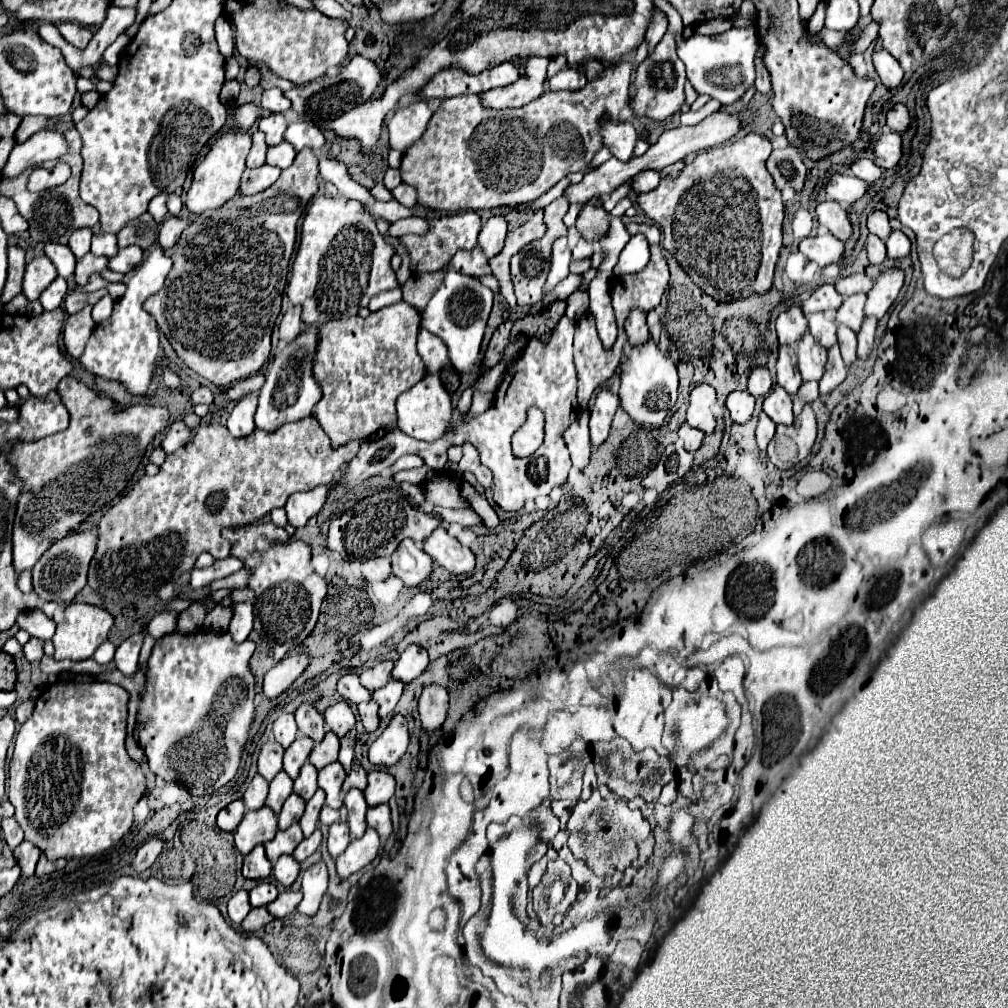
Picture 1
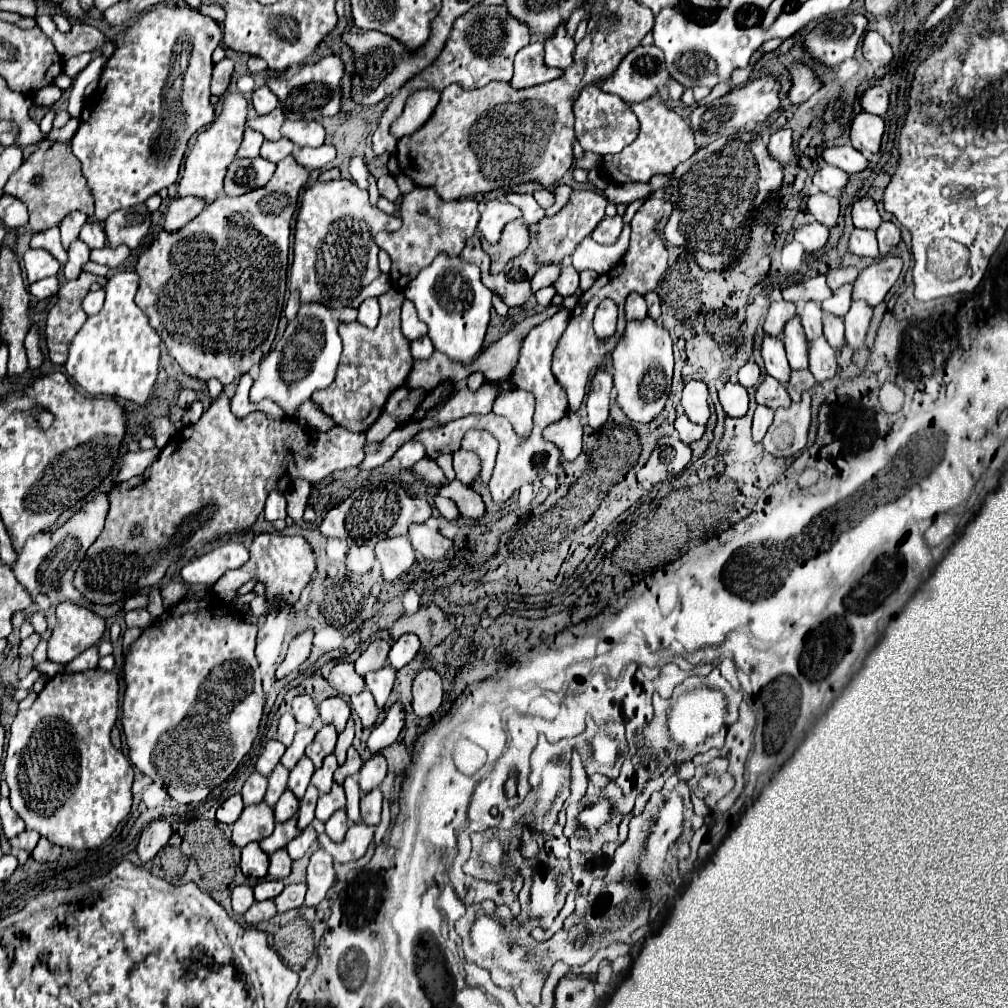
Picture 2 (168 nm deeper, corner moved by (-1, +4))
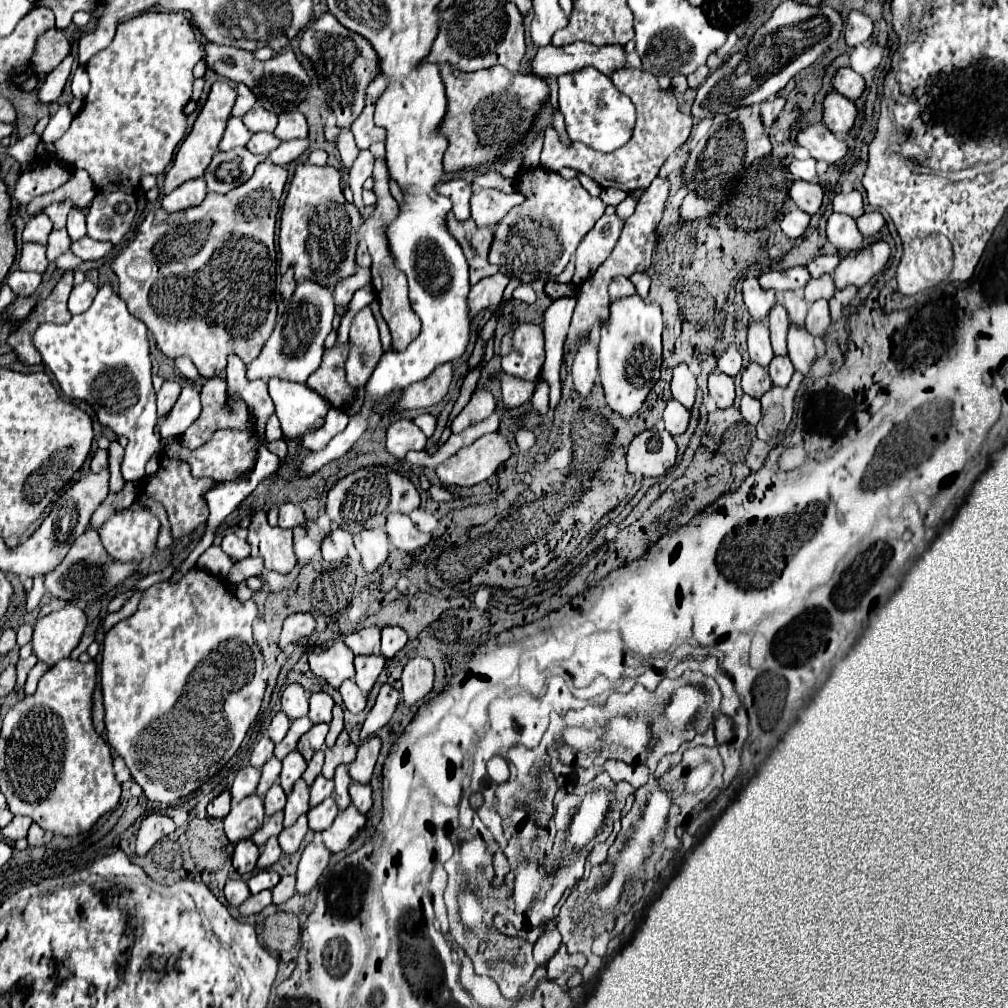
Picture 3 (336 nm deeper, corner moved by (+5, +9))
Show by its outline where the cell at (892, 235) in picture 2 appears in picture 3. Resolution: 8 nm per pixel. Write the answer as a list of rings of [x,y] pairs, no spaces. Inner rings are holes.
[[[872,211],[872,213],[864,213],[862,217],[856,219],[856,225],[860,229],[860,233],[866,237],[866,239],[872,239],[880,233],[882,227],[886,227],[886,221],[882,217],[880,211]]]

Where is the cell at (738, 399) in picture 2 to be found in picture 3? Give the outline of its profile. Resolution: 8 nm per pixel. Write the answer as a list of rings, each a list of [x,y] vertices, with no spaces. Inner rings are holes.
[[[714,371],[708,377],[708,389],[710,389],[710,397],[716,401],[716,405],[720,409],[728,409],[734,403],[734,379],[728,377],[722,371]]]

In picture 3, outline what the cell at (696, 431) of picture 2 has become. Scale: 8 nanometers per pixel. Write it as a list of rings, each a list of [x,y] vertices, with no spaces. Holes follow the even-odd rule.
[[[670,401],[664,409],[664,425],[666,431],[672,435],[682,435],[688,429],[690,411],[684,405],[678,405],[678,401]]]

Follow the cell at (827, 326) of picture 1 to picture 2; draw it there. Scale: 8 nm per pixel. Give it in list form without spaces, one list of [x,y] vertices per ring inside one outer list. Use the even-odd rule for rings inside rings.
[[[816,302],[798,304],[798,318],[802,320],[802,326],[804,326],[804,332],[806,332],[808,340],[822,336],[822,330],[820,330],[822,310],[820,310],[820,306]]]

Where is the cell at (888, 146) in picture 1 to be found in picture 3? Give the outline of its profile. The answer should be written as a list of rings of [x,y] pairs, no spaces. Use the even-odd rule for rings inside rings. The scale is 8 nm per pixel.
[[[830,93],[824,99],[824,125],[836,135],[848,135],[858,117],[856,105],[840,93]]]

